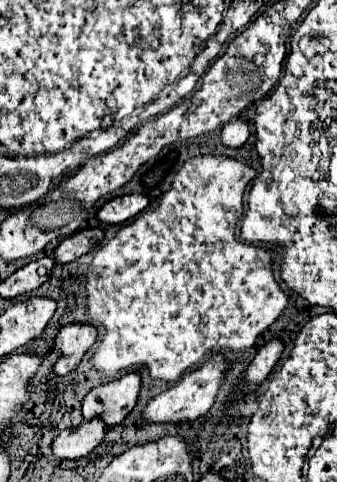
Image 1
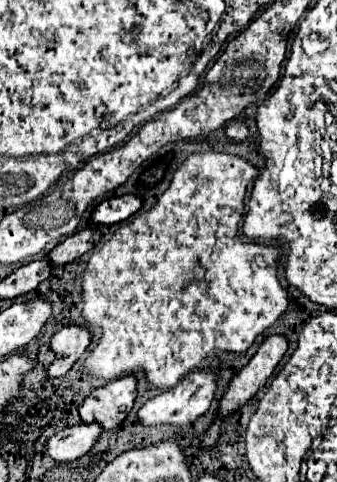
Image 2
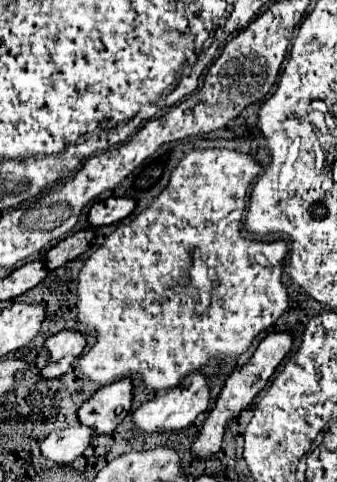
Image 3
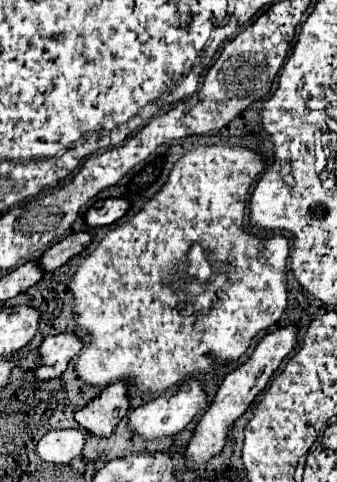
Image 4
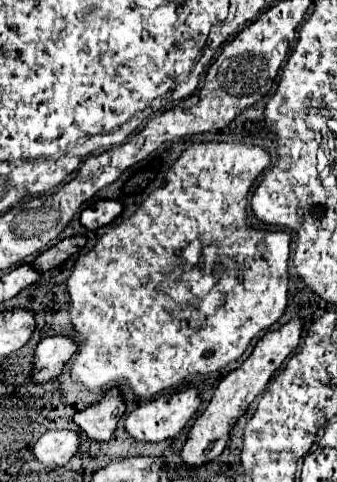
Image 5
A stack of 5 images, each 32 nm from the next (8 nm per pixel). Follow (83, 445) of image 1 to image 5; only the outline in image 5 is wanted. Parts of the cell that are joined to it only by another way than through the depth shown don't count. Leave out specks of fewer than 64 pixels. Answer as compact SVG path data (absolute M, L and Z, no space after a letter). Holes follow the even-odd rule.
M50 430L36 442L34 454L46 466L64 466L78 452L80 442L76 430Z

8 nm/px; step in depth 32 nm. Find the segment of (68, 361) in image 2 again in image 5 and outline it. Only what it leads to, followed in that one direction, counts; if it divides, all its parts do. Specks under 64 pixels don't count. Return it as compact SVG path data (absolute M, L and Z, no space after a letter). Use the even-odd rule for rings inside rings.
M68 336L44 338L36 348L36 356L34 356L36 368L32 372L32 380L48 382L50 378L60 376L66 362L74 356L76 350L78 350L78 344Z

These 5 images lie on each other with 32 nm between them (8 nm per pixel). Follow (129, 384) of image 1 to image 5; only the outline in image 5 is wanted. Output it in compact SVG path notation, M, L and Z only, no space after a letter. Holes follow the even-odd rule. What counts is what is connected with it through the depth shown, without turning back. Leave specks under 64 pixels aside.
M110 388L98 402L94 402L82 412L76 412L74 422L86 432L88 438L108 440L114 434L120 416L124 414L126 402L120 388Z

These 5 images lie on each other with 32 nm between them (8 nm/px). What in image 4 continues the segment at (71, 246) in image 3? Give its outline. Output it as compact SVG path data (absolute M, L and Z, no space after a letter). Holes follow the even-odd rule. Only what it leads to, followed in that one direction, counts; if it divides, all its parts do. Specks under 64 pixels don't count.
M76 232L64 240L60 240L58 244L54 244L52 248L48 248L44 252L44 256L40 258L40 266L42 270L56 270L62 264L66 264L70 258L78 256L82 250L88 248L88 244L92 242L92 234L90 232Z

